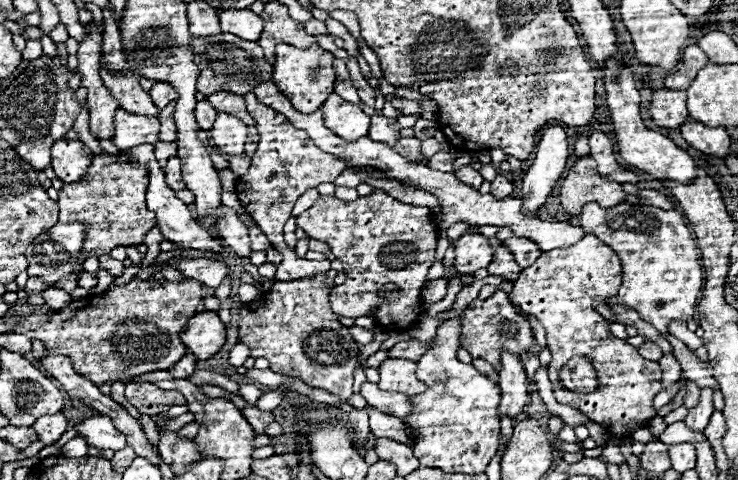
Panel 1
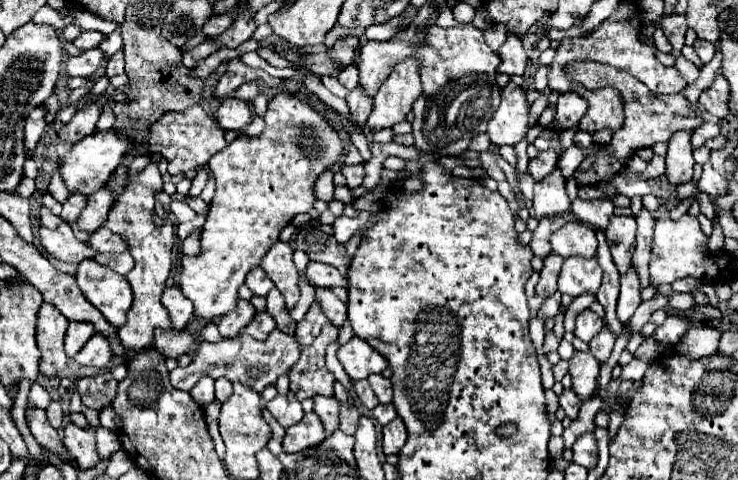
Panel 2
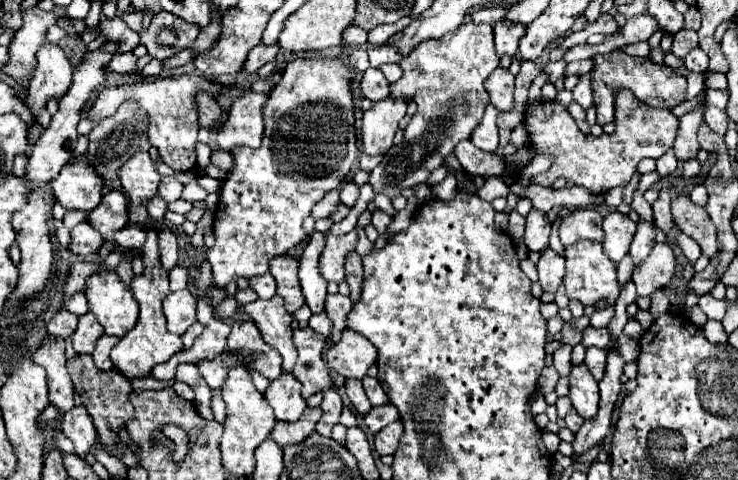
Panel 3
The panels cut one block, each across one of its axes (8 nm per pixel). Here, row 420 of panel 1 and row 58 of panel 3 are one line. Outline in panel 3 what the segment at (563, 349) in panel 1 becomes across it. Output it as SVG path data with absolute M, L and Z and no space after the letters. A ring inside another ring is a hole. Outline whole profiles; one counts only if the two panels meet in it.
M614 50L604 56L594 56L594 106L598 112L598 124L604 126L614 120L614 94L622 88L628 88L640 102L652 108L664 108L672 110L684 100L686 94L686 78L674 74L672 68L668 66L658 66L650 58L632 58L622 54L620 50Z

